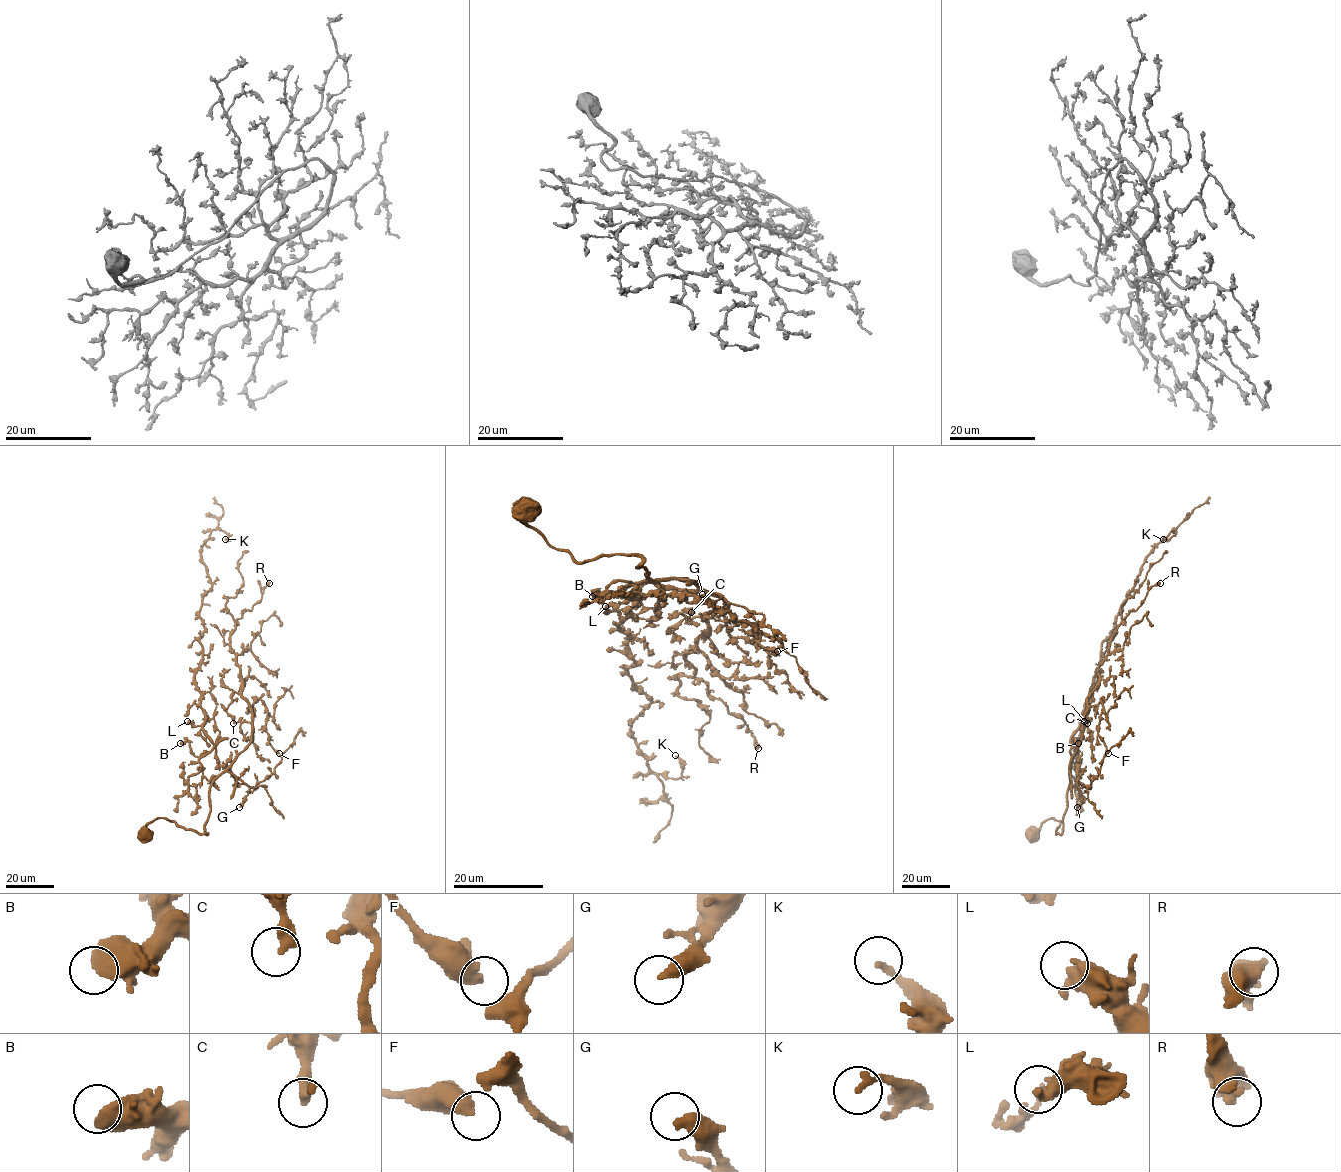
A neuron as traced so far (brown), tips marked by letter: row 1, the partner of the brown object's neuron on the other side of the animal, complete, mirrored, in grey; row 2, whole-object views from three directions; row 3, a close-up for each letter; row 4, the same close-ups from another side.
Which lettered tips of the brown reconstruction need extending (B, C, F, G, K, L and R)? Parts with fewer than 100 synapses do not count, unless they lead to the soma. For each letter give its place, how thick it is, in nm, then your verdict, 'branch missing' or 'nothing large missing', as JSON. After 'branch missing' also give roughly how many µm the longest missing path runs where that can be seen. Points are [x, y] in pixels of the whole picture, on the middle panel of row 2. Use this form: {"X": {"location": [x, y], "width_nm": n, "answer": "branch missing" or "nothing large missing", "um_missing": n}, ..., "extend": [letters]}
{"B": {"location": [592, 596], "width_nm": 440, "answer": "nothing large missing"}, "C": {"location": [691, 612], "width_nm": 400, "answer": "nothing large missing"}, "F": {"location": [777, 651], "width_nm": 420, "answer": "nothing large missing"}, "G": {"location": [702, 594], "width_nm": 440, "answer": "nothing large missing"}, "K": {"location": [675, 755], "width_nm": 220, "answer": "nothing large missing"}, "L": {"location": [605, 606], "width_nm": 550, "answer": "nothing large missing"}, "R": {"location": [758, 748], "width_nm": 360, "answer": "nothing large missing"}, "extend": []}

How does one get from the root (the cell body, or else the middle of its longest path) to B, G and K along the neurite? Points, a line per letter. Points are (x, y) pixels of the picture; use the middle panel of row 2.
B: (528, 512), (527, 523), (577, 561), (638, 556), (651, 578), (697, 587), (642, 580), (592, 596)
G: (528, 512), (577, 561), (638, 556), (651, 578), (697, 587), (659, 586), (663, 597), (721, 597), (702, 594)
K: (528, 512), (577, 561), (697, 587), (645, 583), (619, 626), (651, 700), (630, 735), (654, 772), (675, 755)

